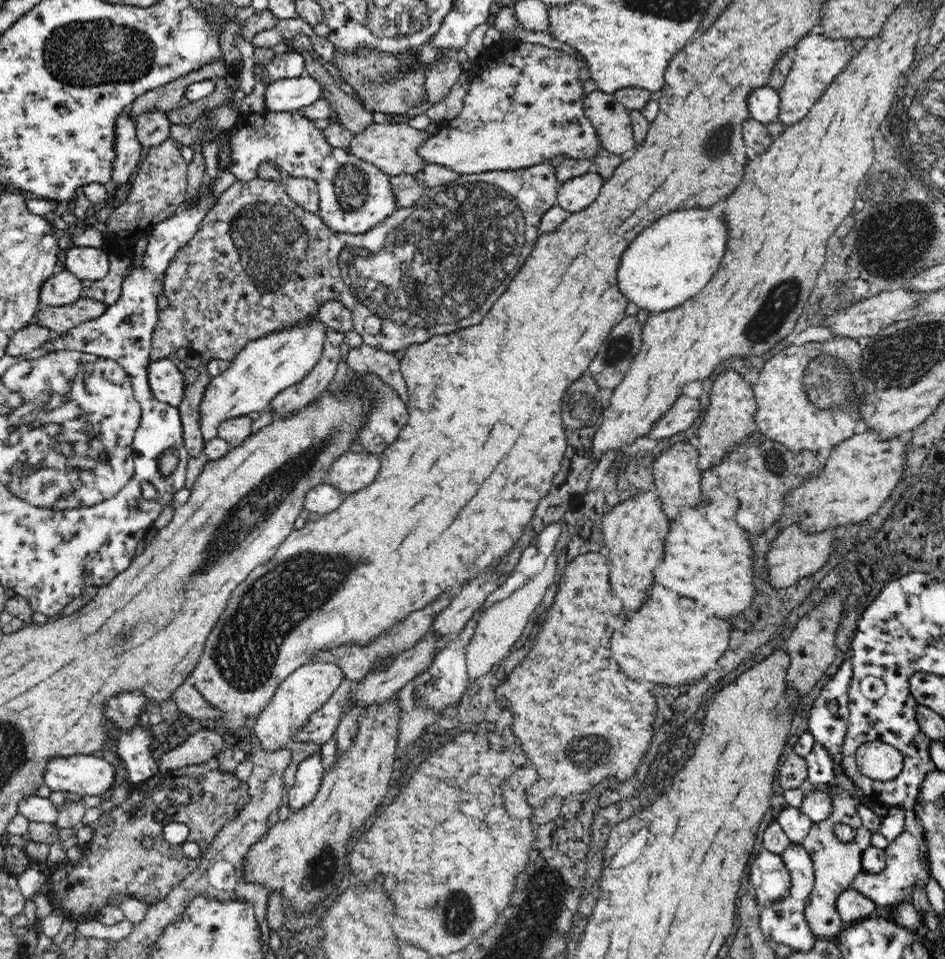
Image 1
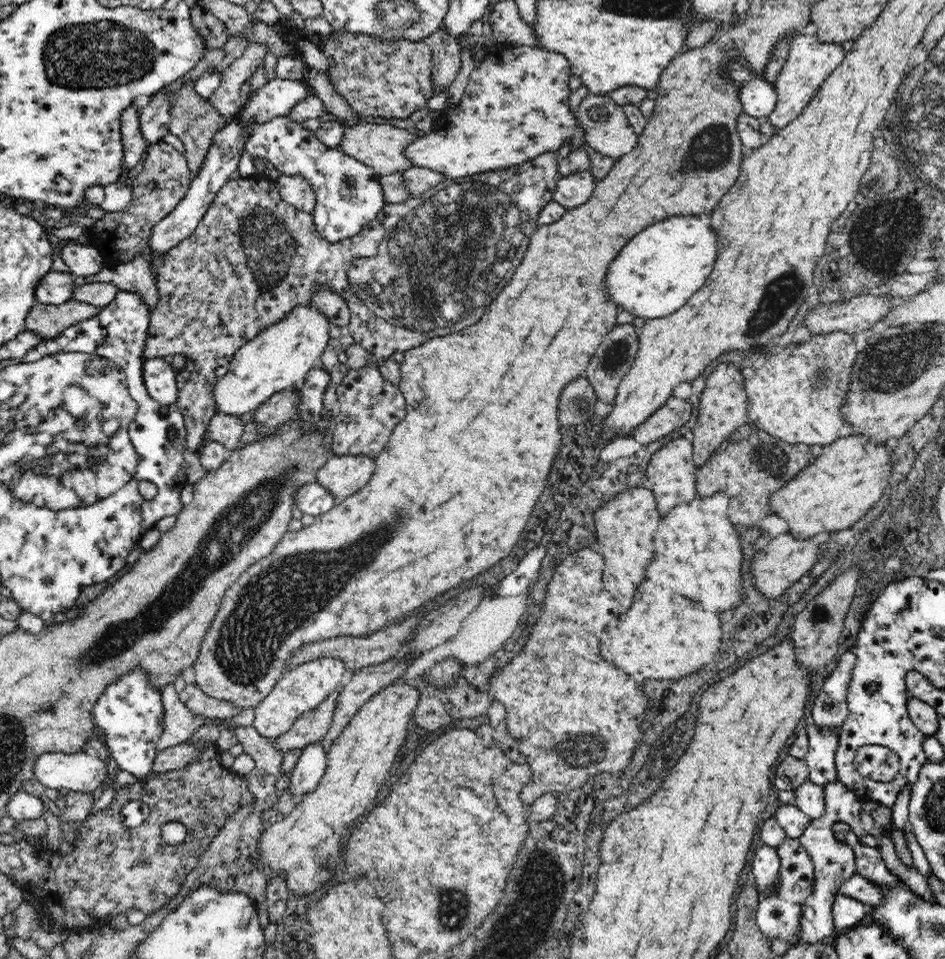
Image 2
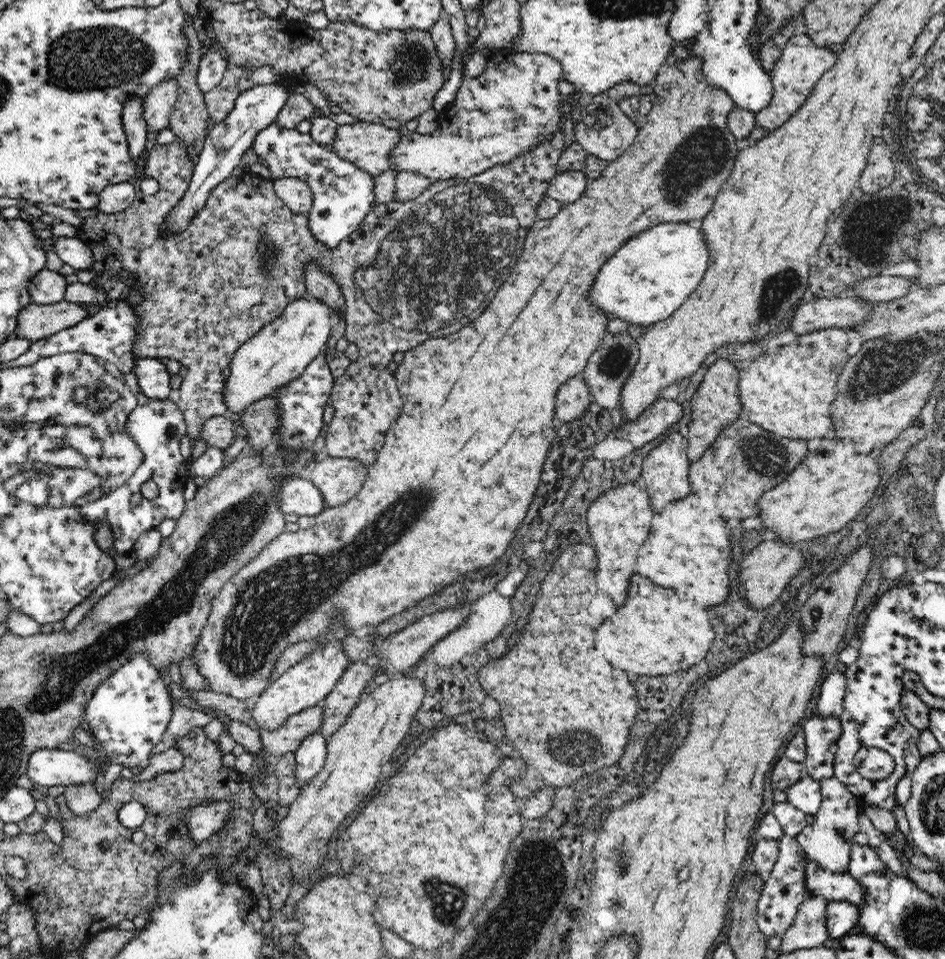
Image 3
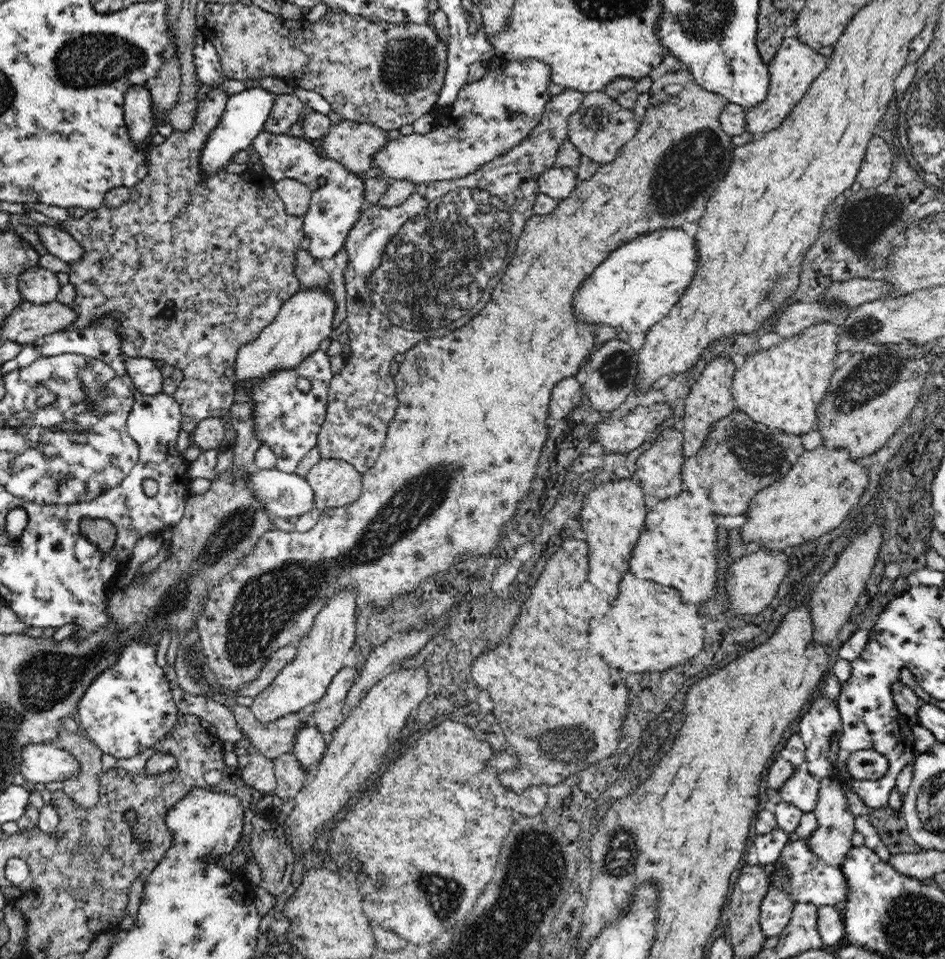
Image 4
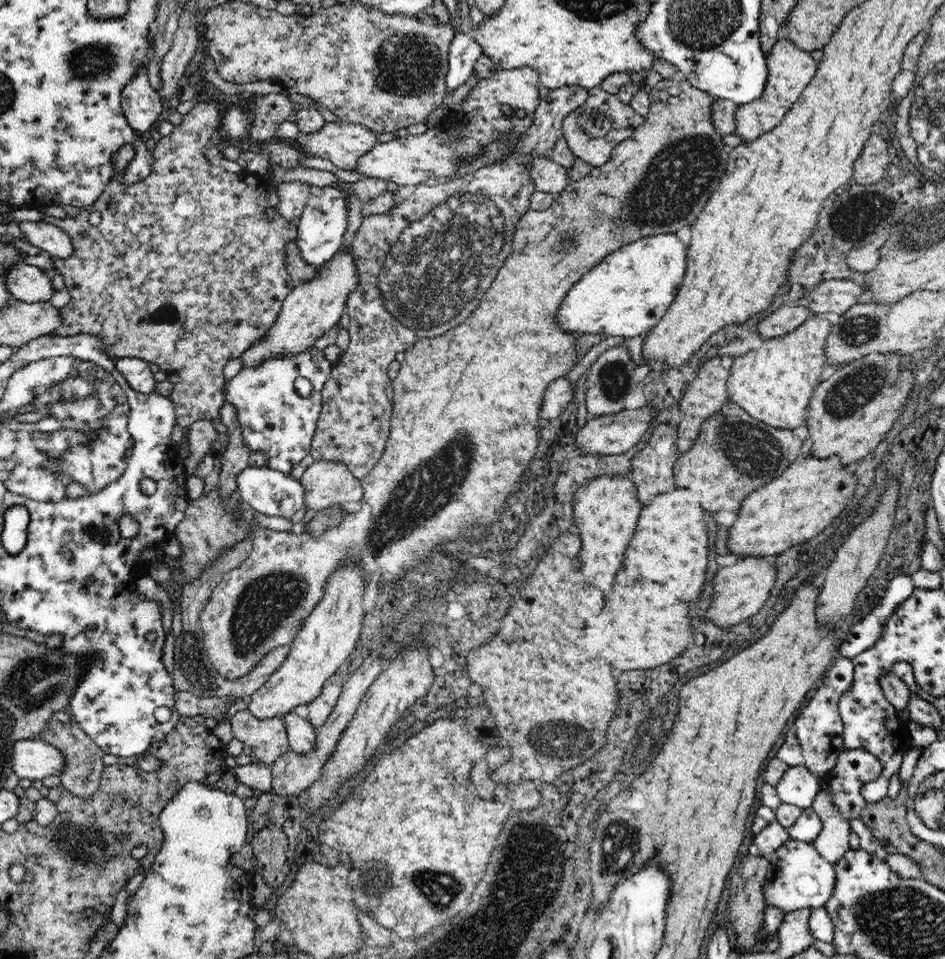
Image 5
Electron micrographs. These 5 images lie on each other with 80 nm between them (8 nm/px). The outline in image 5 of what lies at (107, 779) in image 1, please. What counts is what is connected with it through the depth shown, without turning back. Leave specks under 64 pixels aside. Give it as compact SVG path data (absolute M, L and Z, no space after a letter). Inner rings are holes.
M20 739L14 742L12 772L20 778L42 780L58 776L64 770L64 755L42 739Z

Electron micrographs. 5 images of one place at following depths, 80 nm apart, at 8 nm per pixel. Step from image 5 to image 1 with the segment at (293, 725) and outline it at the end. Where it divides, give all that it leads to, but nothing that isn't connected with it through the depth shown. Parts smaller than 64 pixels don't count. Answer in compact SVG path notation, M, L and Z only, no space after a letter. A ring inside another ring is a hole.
M320 752L308 756L297 766L295 782L288 793L288 804L292 810L302 810L310 800L314 800L325 770Z

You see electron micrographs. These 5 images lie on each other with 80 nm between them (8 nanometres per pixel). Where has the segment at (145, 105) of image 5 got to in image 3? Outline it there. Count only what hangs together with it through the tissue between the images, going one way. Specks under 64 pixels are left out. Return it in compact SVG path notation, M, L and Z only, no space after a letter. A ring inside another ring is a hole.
M131 97L126 102L121 116L124 133L128 140L129 155L134 159L140 158L144 154L150 132L143 117L144 107L142 97Z

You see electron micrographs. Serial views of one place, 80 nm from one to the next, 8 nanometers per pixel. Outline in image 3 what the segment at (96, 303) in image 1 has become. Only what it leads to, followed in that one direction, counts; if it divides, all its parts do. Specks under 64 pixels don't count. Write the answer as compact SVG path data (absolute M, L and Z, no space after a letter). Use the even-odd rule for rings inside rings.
M66 300L56 304L28 303L18 314L15 337L31 342L53 336L62 329L73 327L88 318L88 309L82 303Z

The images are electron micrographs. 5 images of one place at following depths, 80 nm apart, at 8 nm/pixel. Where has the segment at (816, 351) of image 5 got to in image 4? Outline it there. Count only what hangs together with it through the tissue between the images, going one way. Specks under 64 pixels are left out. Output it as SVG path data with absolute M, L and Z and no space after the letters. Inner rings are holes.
M827 323L814 324L779 345L772 345L767 350L761 350L750 357L746 357L745 363L735 369L732 380L731 393L734 397L736 408L746 413L754 422L766 425L774 432L788 432L794 435L818 430L816 421L816 408L824 400L826 390L830 388L830 378L835 371L836 362L835 338L843 331L839 325Z

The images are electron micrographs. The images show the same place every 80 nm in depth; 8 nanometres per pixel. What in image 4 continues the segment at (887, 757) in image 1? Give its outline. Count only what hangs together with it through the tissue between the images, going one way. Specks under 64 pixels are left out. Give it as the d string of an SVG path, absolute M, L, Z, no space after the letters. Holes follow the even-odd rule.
M872 749L852 752L846 760L846 771L858 780L878 780L889 766L888 759Z

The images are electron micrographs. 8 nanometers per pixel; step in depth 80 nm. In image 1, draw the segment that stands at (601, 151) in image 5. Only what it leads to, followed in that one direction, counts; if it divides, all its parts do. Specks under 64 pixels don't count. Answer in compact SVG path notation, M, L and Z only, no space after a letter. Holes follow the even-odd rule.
M600 90L588 94L584 113L597 129L600 149L625 157L637 147L629 109L622 106L613 94Z

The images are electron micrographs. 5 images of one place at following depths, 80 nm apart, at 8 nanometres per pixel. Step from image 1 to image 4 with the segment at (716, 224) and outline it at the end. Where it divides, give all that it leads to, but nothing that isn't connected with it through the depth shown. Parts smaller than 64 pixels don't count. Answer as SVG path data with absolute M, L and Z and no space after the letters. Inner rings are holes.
M661 228L631 240L610 253L580 286L574 312L594 326L614 326L619 332L647 332L674 308L698 270L696 239L681 228Z

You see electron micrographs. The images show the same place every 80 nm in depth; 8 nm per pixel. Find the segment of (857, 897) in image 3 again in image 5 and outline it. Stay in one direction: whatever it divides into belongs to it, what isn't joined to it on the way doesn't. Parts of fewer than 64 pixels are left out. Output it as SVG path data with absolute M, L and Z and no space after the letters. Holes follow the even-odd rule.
M790 837L774 855L769 857L769 861L770 868L764 884L765 909L780 907L789 913L799 908L822 908L830 900L836 884L836 871L832 863L816 853L812 843Z

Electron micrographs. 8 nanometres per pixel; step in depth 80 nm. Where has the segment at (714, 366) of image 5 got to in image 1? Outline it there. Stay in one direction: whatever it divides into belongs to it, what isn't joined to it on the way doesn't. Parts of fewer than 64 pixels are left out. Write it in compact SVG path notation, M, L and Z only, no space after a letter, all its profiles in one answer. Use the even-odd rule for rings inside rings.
M726 369L716 377L709 394L709 401L710 404L702 416L698 431L698 464L703 471L720 464L730 454L730 450L736 448L736 444L744 442L752 432L760 431L754 422L754 414L758 410L754 391L744 377L734 369Z

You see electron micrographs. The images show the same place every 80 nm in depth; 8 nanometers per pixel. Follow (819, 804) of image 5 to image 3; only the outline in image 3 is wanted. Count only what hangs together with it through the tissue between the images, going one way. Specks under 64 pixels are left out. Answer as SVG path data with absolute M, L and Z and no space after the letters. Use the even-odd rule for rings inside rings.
M835 776L821 780L819 783L822 793L820 808L814 814L814 822L802 829L797 841L805 851L805 855L815 860L824 870L834 874L846 874L850 862L852 838L860 832L859 821L863 817L861 801Z

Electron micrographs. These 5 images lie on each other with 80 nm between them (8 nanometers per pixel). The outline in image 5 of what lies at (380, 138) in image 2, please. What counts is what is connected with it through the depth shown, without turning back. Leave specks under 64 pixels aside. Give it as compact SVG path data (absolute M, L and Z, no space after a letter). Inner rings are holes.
M328 122L319 132L301 134L291 140L307 156L331 160L332 164L353 172L358 158L379 144L378 134L362 124Z

